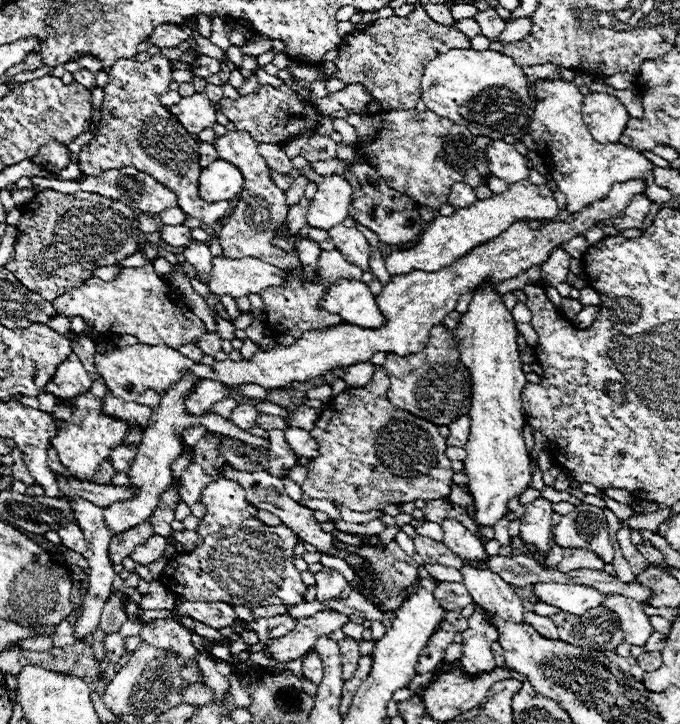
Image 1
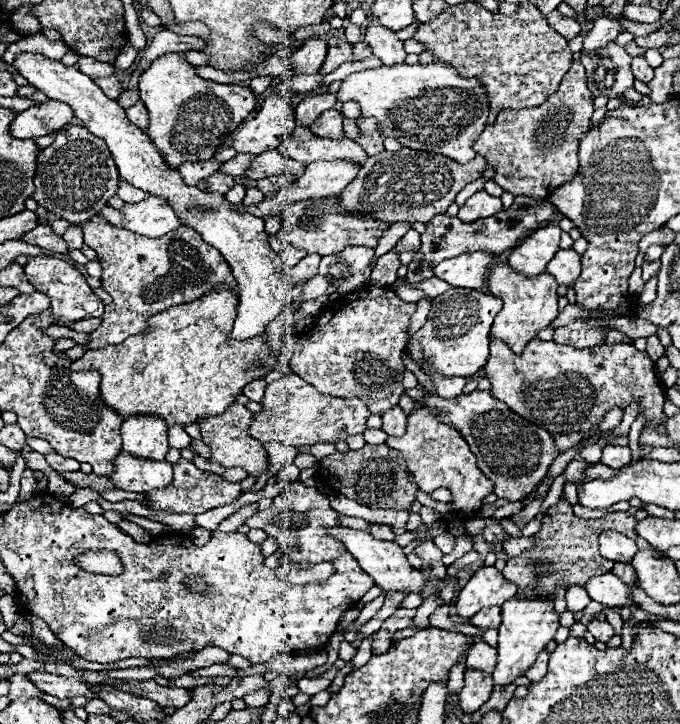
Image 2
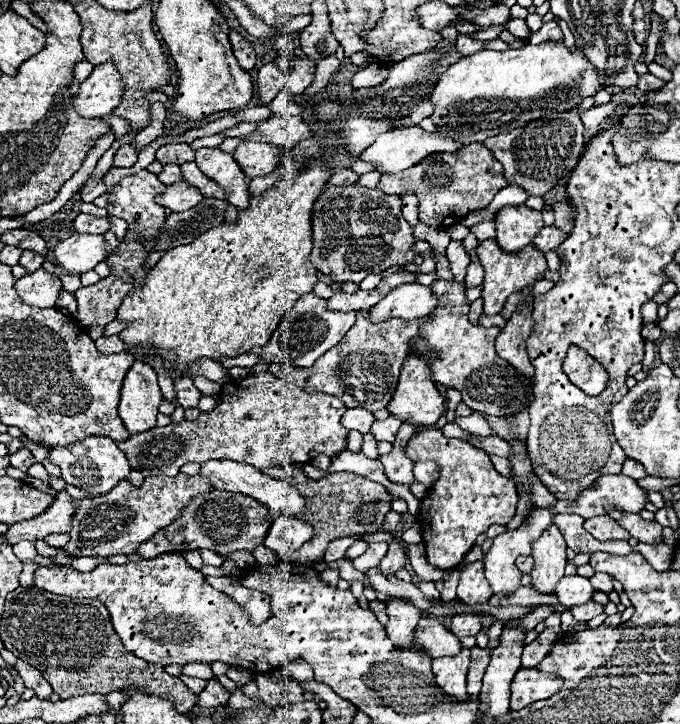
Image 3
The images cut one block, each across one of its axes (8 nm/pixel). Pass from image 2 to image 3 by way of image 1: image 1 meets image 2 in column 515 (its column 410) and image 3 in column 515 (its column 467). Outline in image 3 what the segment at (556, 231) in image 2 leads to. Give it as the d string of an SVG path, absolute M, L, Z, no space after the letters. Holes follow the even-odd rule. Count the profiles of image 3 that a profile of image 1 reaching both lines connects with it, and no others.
M504 206L496 214L496 242L504 252L522 252L544 228L542 212L528 206Z

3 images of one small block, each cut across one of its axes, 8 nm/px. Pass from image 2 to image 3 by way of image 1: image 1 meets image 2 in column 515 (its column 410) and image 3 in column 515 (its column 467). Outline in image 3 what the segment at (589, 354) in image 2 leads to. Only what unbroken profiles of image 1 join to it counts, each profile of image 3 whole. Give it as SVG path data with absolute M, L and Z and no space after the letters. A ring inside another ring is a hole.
M434 280L432 288L436 288L436 296L440 296L440 304L434 308L432 320L420 328L420 340L412 342L412 352L424 354L438 350L442 356L430 364L432 378L442 386L458 390L462 402L488 416L508 416L526 410L534 400L532 382L496 354L494 340L500 334L500 328L484 328L468 320L470 306L464 284L456 280Z

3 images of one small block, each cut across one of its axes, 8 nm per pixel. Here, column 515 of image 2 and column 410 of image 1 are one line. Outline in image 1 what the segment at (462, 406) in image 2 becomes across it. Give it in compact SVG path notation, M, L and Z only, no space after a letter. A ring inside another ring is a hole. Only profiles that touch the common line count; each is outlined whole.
M376 366L374 378L362 388L348 388L344 394L326 402L326 408L320 412L312 436L320 440L320 456L310 460L308 478L300 486L304 494L318 500L330 500L336 506L346 506L352 512L372 512L384 510L388 504L404 504L414 500L438 500L448 496L452 482L450 460L446 458L446 440L438 434L438 426L412 416L406 410L396 408L388 400L390 380L386 372Z

